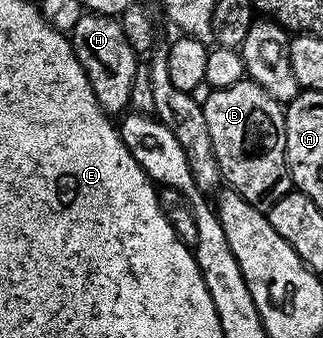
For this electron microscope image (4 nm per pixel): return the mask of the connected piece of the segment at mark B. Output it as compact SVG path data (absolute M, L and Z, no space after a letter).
M245 78L234 86L215 89L203 105L220 174L231 191L257 206L270 206L293 191L286 154L285 109L277 100L270 98L262 86Z

